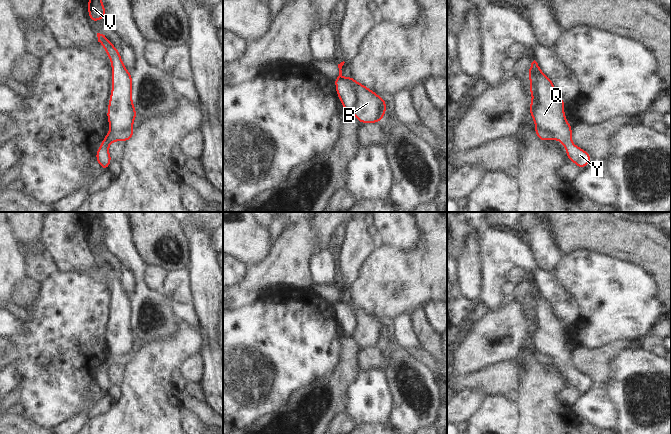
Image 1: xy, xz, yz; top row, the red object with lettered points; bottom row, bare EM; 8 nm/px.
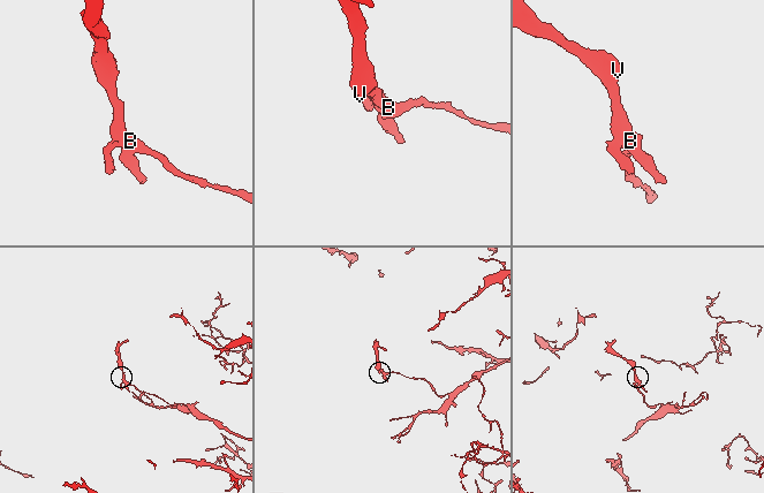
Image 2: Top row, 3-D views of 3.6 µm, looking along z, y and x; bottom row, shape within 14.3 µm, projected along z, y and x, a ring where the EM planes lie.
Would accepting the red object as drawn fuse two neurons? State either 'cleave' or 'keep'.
cleave

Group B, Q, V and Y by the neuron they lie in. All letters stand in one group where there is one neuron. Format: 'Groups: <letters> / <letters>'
Groups: B / Q V Y

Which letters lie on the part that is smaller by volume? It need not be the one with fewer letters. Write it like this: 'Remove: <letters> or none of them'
Remove: Q, V, Y

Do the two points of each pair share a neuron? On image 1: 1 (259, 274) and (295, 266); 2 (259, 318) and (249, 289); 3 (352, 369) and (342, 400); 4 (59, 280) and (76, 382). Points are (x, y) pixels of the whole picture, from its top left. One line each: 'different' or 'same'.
1: same
2: different
3: same
4: same

